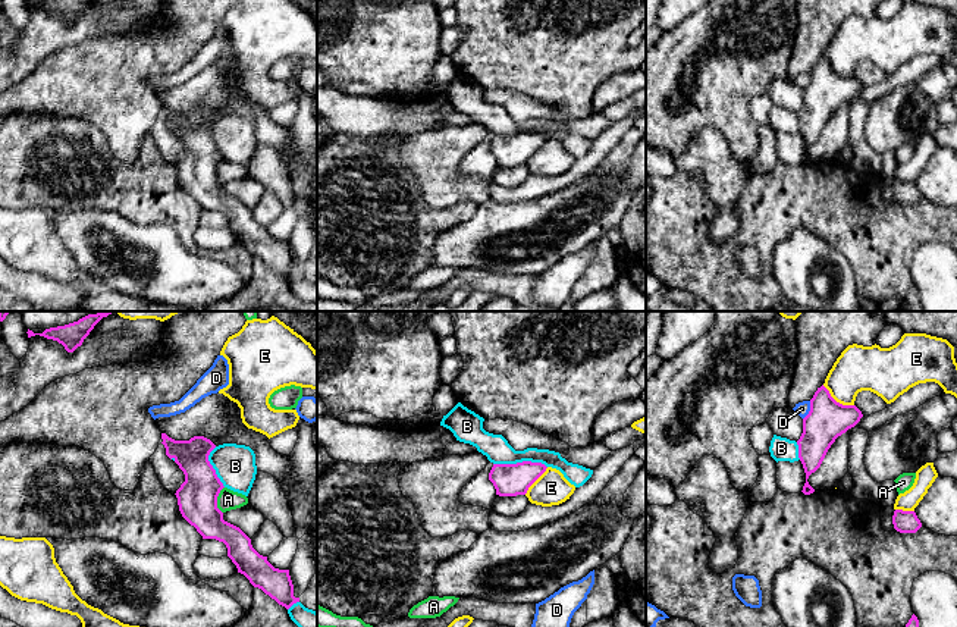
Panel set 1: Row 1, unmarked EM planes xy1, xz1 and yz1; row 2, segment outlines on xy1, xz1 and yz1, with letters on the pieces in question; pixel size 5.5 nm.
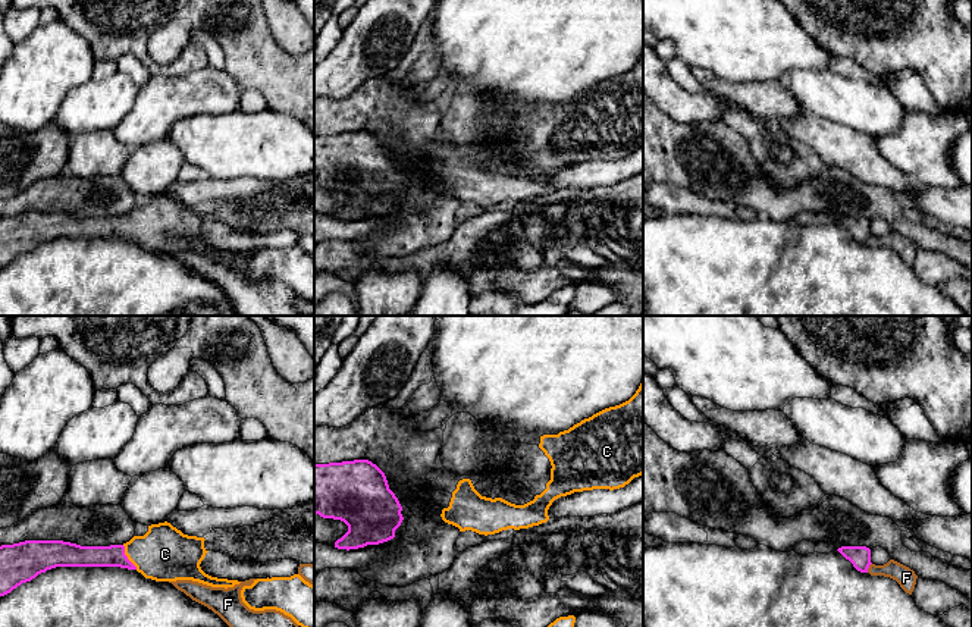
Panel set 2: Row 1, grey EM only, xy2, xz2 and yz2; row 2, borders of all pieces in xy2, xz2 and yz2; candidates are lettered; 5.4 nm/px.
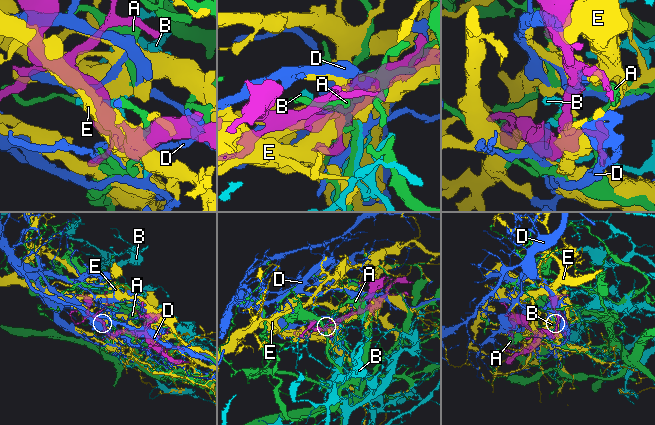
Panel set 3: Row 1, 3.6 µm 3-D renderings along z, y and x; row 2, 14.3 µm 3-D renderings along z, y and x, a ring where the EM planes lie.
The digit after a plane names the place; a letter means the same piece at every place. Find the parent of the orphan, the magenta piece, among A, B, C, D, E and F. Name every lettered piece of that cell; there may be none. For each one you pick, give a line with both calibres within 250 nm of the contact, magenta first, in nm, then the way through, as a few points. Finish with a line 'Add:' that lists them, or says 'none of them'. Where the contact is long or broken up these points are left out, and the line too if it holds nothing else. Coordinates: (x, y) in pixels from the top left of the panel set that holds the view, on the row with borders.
C: calibres 120 and 300 nm; way xy2 (113, 555), (127, 557), (135, 554), (165, 554)
Add: C

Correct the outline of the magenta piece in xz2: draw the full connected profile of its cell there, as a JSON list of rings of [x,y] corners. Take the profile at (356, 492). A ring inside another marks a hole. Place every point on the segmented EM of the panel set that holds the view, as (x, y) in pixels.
[[[369,460],[314,464],[314,514],[341,520],[348,532],[335,542],[338,549],[358,549],[395,537],[404,517],[402,507],[389,489],[385,473]]]

